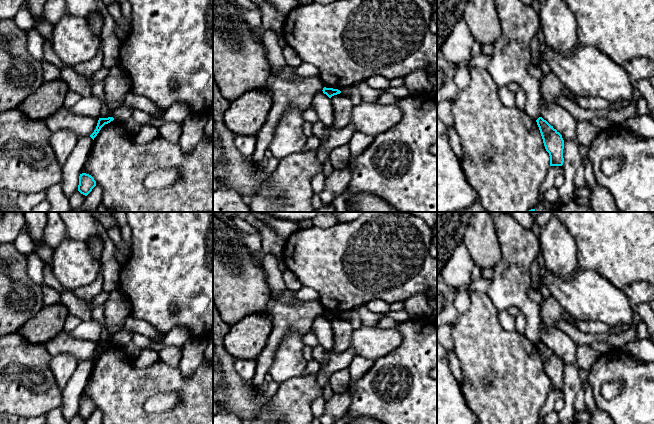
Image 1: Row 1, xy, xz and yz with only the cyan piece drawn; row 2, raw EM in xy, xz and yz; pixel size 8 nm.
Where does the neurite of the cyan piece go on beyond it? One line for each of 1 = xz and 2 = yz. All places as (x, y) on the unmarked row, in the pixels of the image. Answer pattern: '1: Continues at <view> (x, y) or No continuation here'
1: No continuation here
2: No continuation here

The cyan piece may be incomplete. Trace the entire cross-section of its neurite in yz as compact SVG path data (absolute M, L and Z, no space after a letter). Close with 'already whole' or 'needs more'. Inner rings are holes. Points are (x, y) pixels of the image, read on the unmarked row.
M539 341L537 344L543 367L550 380L550 390L562 390L564 386L564 364L562 359L546 344Z; already whole

